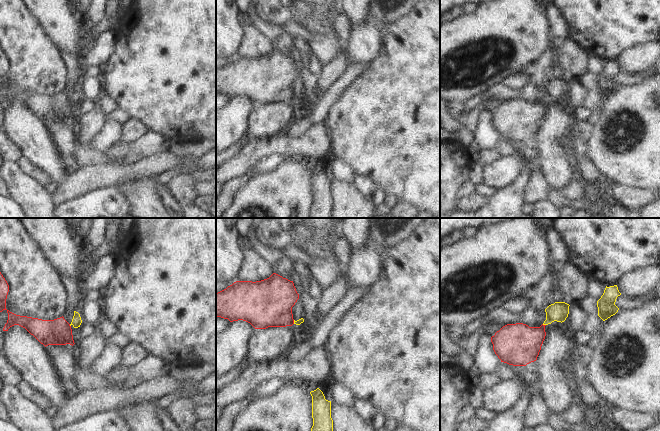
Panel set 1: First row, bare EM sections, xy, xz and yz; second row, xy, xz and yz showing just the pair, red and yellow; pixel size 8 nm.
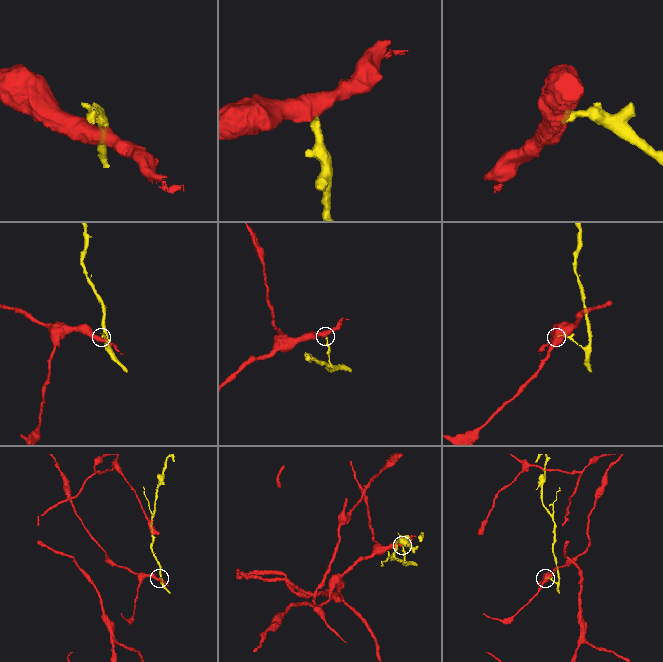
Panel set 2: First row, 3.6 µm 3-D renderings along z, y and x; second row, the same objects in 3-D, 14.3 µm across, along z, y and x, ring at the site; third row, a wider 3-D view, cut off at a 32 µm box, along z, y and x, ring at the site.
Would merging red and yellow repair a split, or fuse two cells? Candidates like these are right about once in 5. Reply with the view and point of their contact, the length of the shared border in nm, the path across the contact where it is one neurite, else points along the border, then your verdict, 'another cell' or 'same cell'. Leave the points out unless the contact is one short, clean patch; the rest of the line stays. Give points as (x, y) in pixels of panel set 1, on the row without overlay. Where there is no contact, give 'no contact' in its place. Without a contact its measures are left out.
contact yz (544, 101); length 30 nm; border yz (542, 100), (545, 101); another cell

